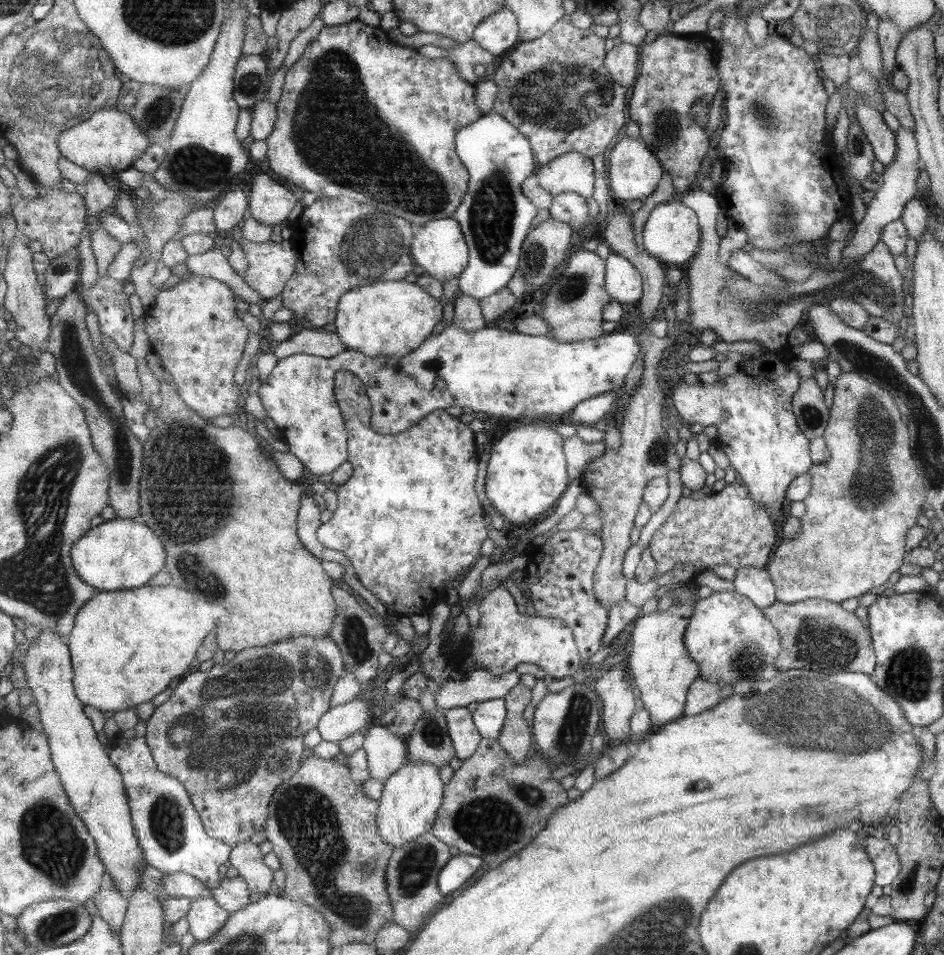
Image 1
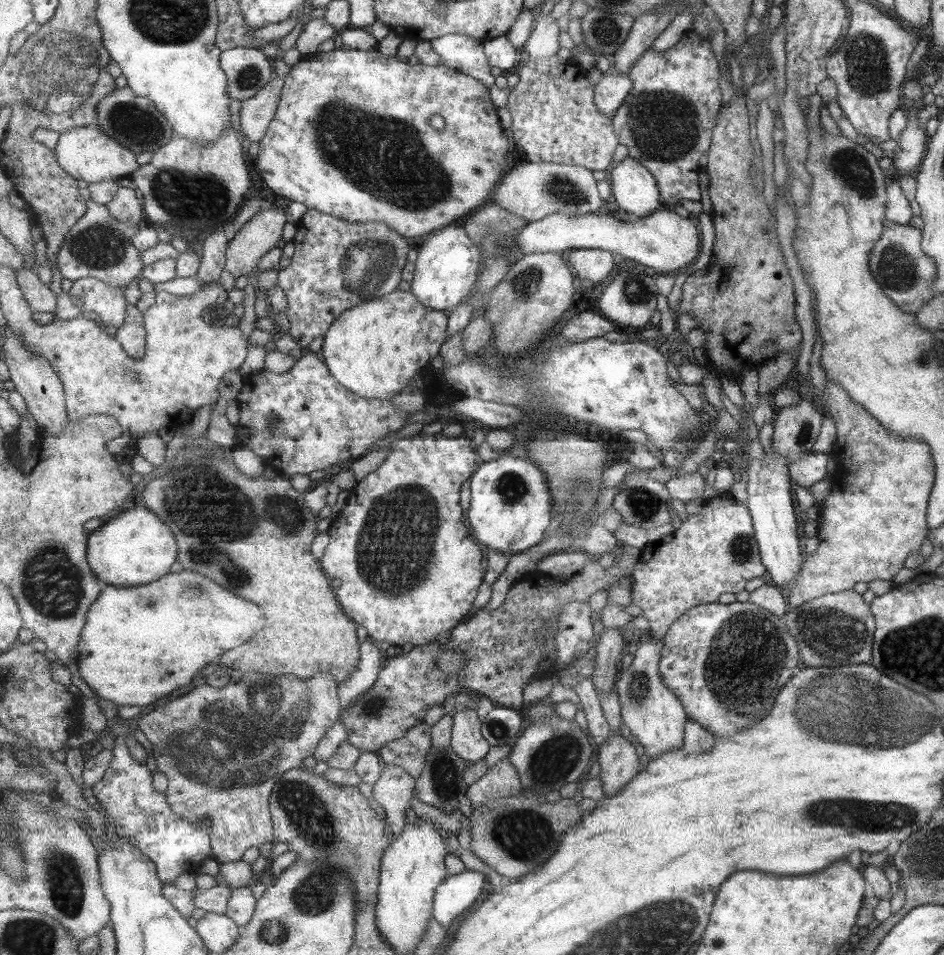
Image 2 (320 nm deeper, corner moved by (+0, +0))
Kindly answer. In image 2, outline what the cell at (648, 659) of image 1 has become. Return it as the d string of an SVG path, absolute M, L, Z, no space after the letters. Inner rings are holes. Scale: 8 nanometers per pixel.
M644 634L629 668L619 672L613 690L620 706L620 719L637 740L637 744L643 747L643 753L649 760L681 748L681 740L684 740L683 726L688 722L683 705L661 682L659 673L661 647L662 640L655 640L652 636Z

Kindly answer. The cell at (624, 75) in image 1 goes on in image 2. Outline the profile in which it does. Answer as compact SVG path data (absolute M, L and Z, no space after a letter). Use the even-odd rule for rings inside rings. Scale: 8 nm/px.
M618 72L604 75L597 81L593 87L593 100L595 101L596 109L603 116L612 118L616 111L624 102L625 96L632 88L632 81L628 75L621 76Z

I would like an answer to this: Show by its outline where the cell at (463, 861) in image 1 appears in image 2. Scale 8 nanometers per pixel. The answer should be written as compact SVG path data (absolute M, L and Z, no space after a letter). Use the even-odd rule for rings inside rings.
M466 870L449 876L437 889L434 918L449 930L459 916L477 904L485 882L485 874L479 871Z

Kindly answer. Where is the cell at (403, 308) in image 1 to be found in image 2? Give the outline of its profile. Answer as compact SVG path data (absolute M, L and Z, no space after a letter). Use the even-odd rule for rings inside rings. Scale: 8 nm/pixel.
M397 290L377 300L359 304L345 311L324 336L320 355L339 384L361 398L393 398L411 386L413 378L430 366L431 360L440 355L442 346L448 340L449 317L443 312L425 307L412 291Z

